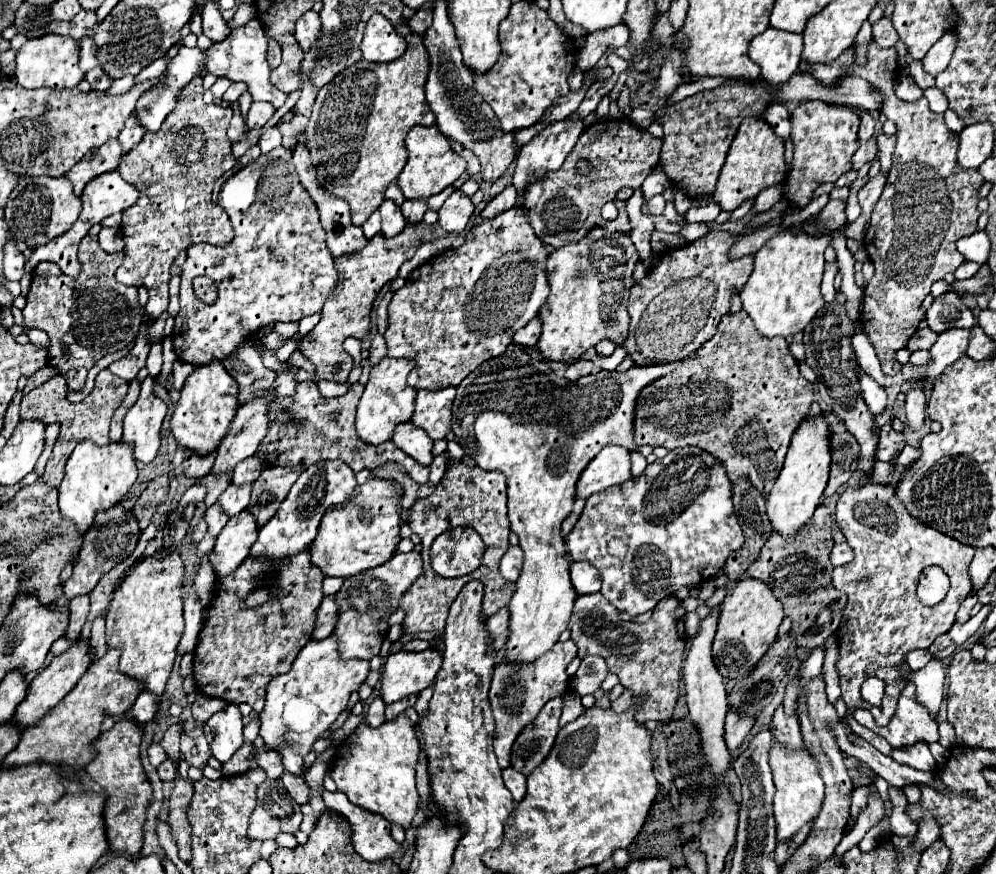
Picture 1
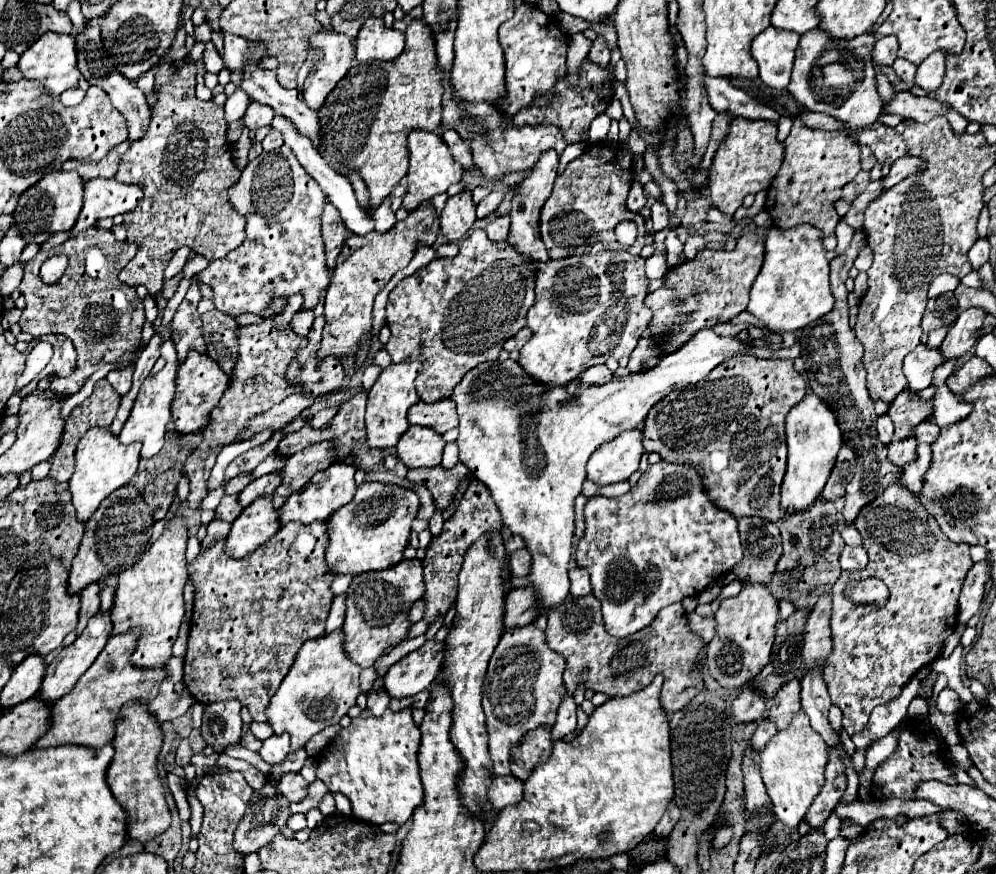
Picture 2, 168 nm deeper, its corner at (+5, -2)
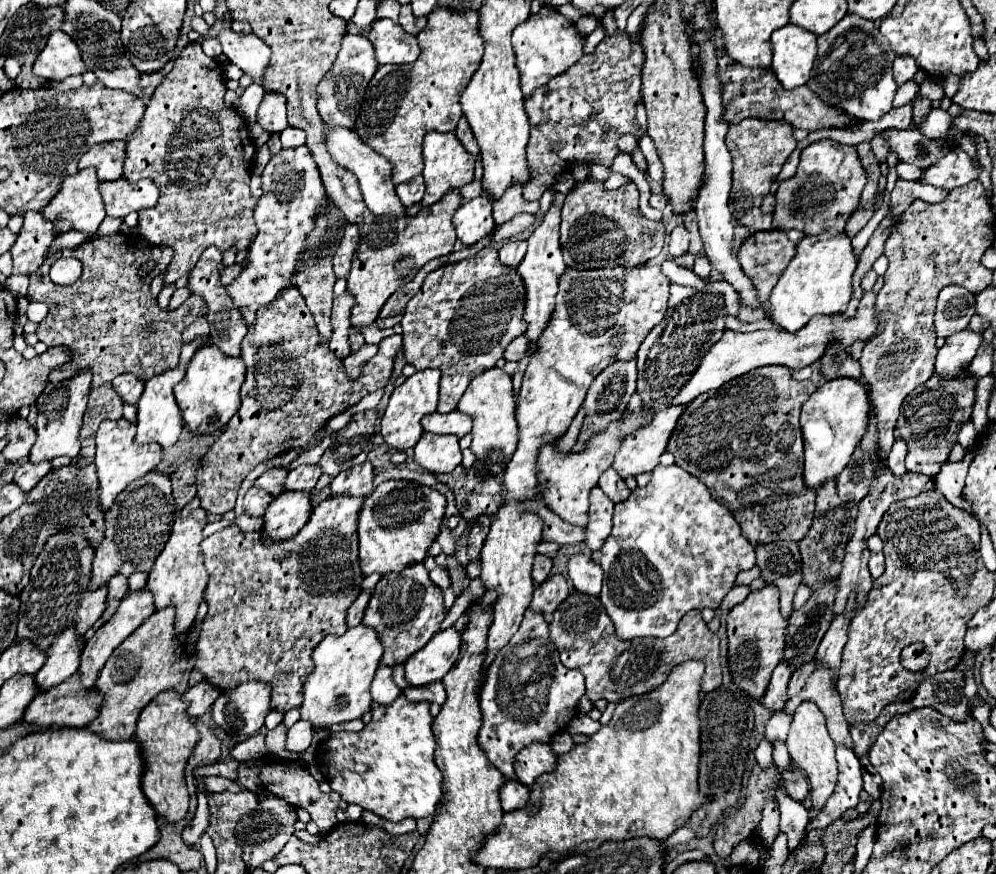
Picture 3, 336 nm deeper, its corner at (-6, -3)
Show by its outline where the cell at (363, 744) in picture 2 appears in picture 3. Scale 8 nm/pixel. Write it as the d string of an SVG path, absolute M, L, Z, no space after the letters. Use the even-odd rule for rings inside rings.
M403 695L391 705L373 705L373 719L361 731L331 733L317 749L317 765L321 767L331 789L347 803L357 803L367 811L373 811L381 819L401 821L405 817L423 819L435 813L441 801L441 771L433 763L435 739L431 733L429 703L409 703Z

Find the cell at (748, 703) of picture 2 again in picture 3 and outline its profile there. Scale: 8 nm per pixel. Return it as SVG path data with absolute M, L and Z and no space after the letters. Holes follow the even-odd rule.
M779 663L771 675L771 681L767 685L767 691L761 699L763 707L769 711L779 711L787 703L787 681L791 677L791 667L785 663Z

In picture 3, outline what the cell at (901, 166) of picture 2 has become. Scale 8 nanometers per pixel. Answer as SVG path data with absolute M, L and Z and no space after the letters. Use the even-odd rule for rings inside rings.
M955 147L949 149L949 153L943 155L939 163L927 167L919 181L941 189L955 189L959 185L967 185L973 179L977 179L975 165L963 149Z

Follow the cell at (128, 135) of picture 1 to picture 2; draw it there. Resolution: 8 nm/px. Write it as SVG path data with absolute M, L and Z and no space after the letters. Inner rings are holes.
M88 22L86 28L78 34L74 34L76 38L76 52L78 52L78 68L82 72L82 76L94 84L100 86L112 100L112 104L122 112L122 116L128 122L128 140L140 140L146 130L148 130L148 122L150 122L150 106L146 102L146 94L128 78L120 76L120 72L116 72L116 66L108 60L108 54L104 52L104 44L102 44L102 36L100 36L100 26L94 22Z

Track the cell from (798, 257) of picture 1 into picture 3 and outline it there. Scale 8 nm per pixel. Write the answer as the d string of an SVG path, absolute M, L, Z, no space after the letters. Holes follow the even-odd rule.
M823 231L819 235L805 235L797 243L795 257L781 273L777 285L767 301L767 317L785 331L799 331L815 315L837 315L847 309L851 299L851 277L857 257L851 249L851 239L839 231Z

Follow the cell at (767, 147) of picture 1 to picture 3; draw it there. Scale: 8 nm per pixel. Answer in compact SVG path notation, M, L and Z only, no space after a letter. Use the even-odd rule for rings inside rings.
M743 119L737 125L729 127L725 137L727 149L733 157L733 189L729 209L737 223L749 227L749 231L761 231L767 215L759 211L763 197L769 193L775 177L781 167L791 157L797 141L793 137L793 127L785 121L767 121L767 119Z

